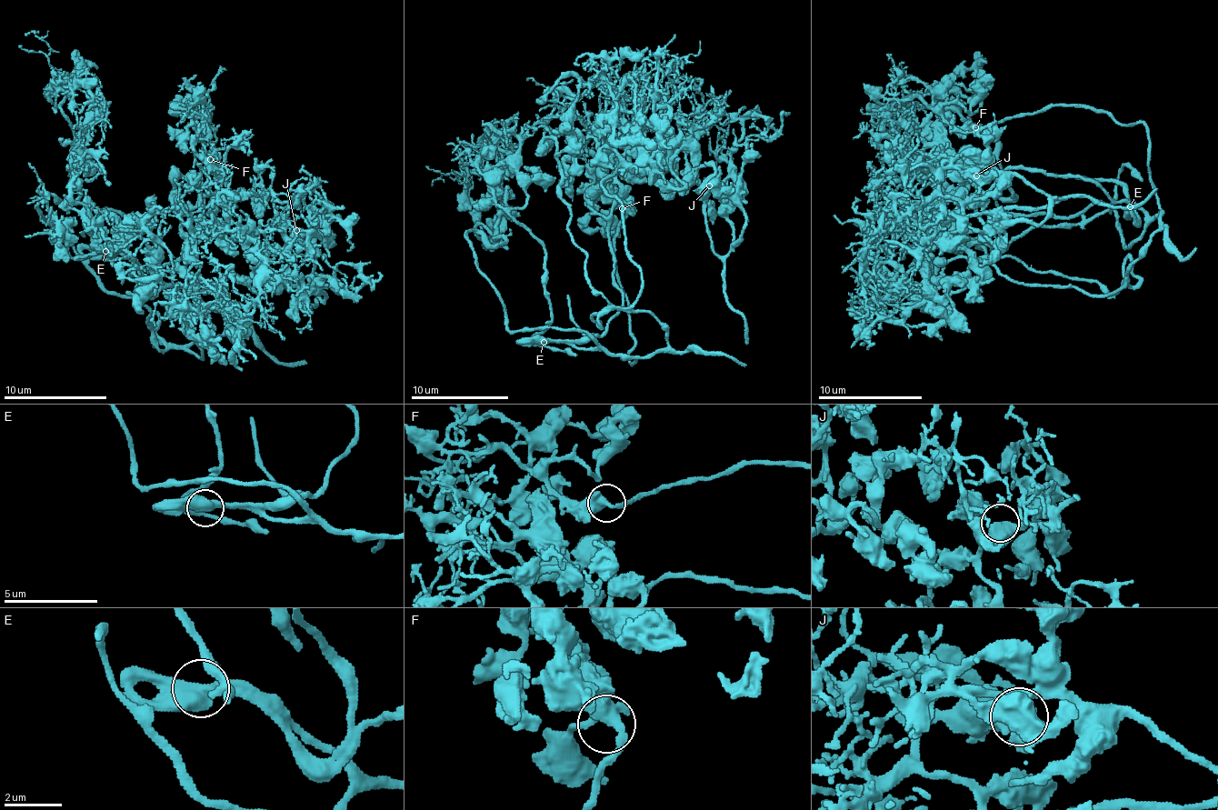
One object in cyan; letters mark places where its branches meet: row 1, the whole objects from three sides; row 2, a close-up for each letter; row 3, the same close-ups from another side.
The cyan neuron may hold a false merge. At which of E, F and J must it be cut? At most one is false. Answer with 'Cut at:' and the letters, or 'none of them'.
Cut at: none of them

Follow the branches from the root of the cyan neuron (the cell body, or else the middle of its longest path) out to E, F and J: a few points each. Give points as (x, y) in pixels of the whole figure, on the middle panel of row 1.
E: (630, 125), (635, 141), (613, 172), (618, 193), (608, 232), (622, 310), (587, 339), (544, 342)
F: (630, 125), (620, 129), (615, 122), (623, 129), (604, 141), (594, 159), (593, 171), (611, 185), (622, 208)
J: (630, 125), (640, 161), (665, 134), (713, 168), (709, 187), (745, 214), (735, 243), (725, 186), (709, 185)

